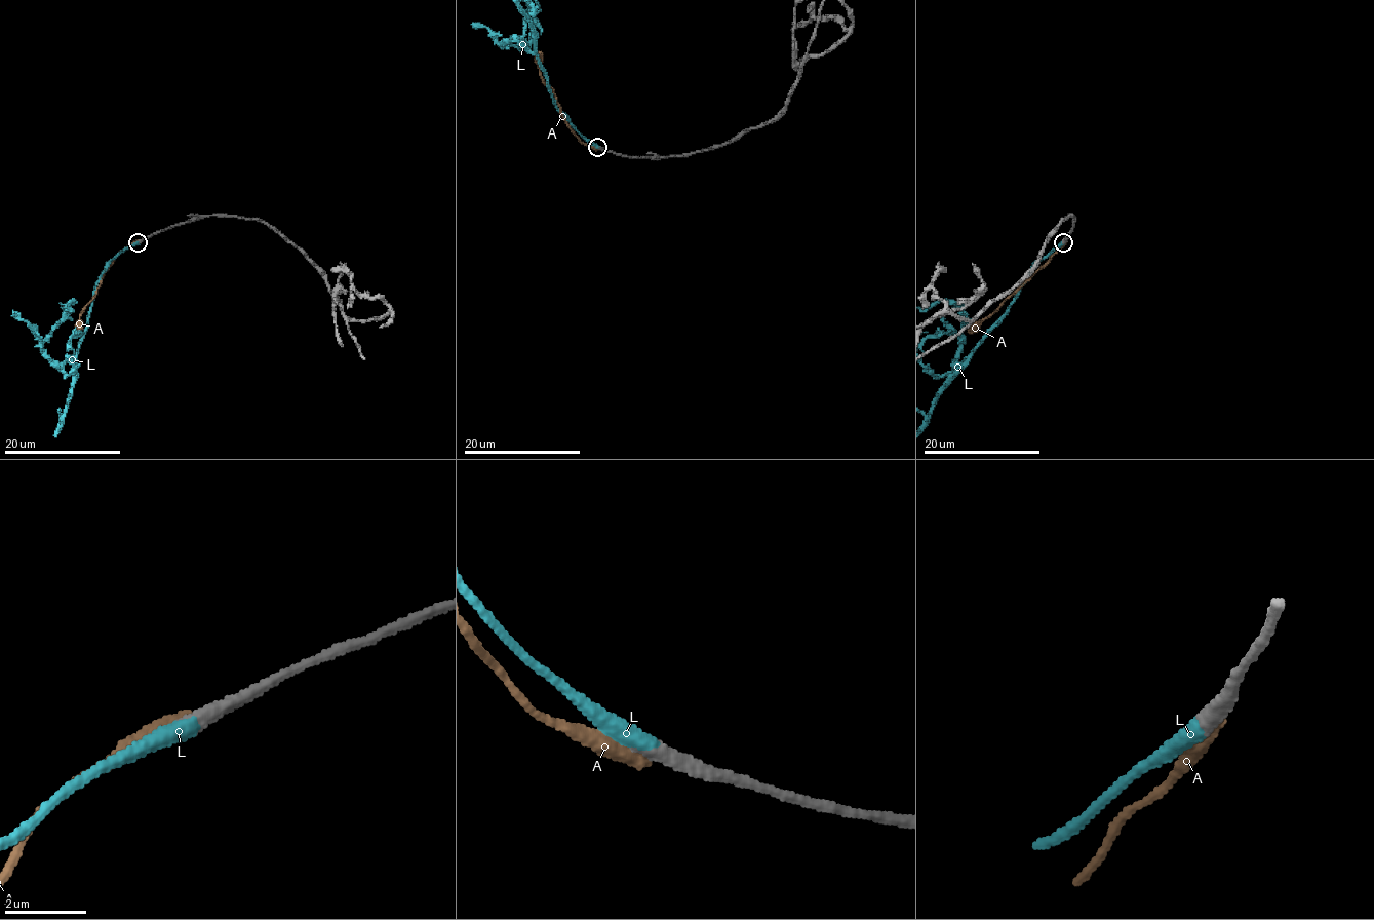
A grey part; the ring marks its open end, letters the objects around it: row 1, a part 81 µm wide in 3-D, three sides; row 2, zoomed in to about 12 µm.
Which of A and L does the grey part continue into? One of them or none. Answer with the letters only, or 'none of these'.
L

